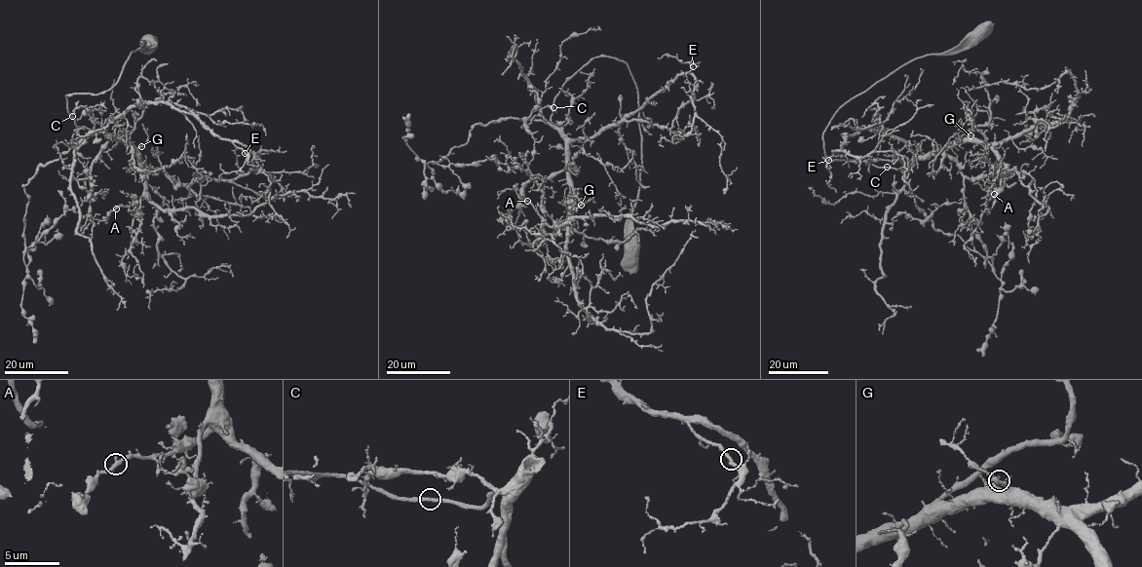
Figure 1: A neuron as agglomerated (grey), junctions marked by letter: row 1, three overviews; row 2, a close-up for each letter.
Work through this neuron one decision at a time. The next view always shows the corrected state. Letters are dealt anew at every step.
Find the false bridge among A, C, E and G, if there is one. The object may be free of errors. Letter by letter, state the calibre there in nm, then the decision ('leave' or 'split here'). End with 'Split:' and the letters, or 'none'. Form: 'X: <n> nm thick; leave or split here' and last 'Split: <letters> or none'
A: 240 nm thick; leave
C: 240 nm thick; leave
E: 240 nm thick; leave
G: 240 nm thick; leave
Split: none

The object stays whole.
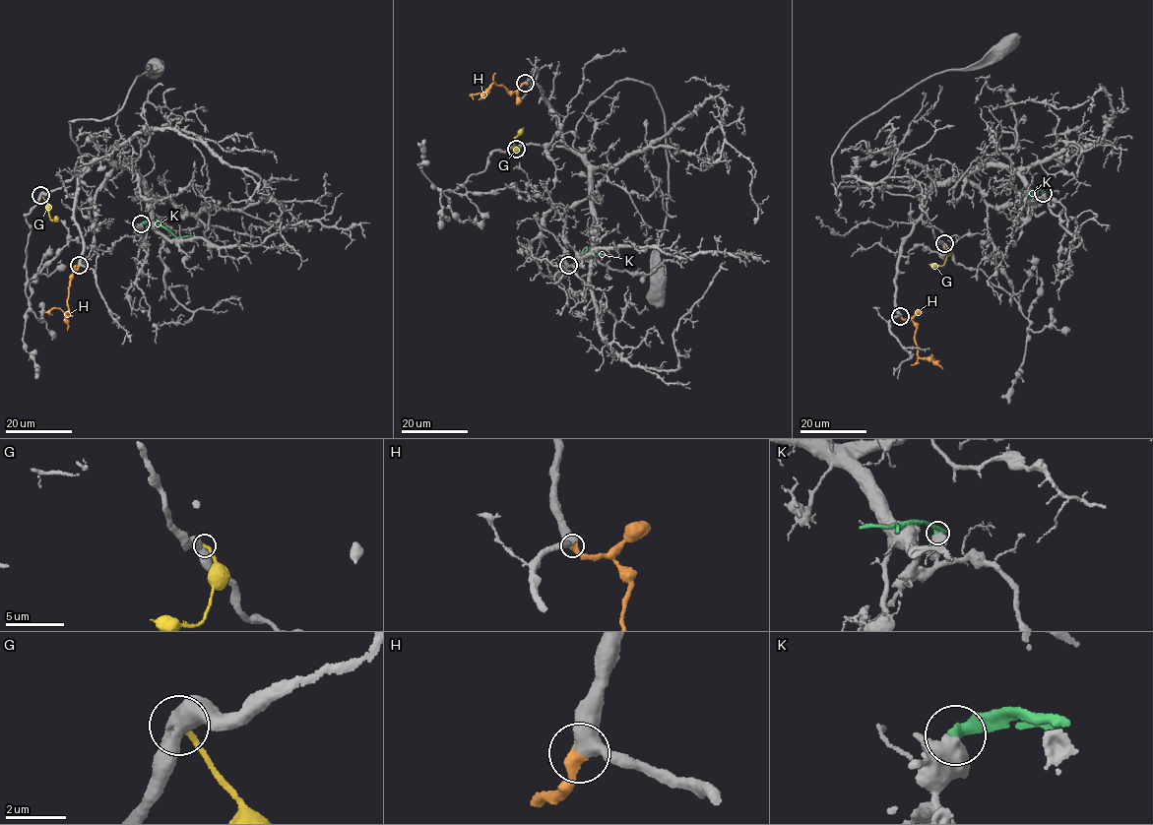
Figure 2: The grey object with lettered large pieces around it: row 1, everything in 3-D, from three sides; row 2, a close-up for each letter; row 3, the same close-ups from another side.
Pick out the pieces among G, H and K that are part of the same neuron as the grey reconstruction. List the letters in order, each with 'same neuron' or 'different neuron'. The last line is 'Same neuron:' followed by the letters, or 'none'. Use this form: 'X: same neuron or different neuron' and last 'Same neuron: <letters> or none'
G: different neuron
H: same neuron
K: different neuron
Same neuron: H

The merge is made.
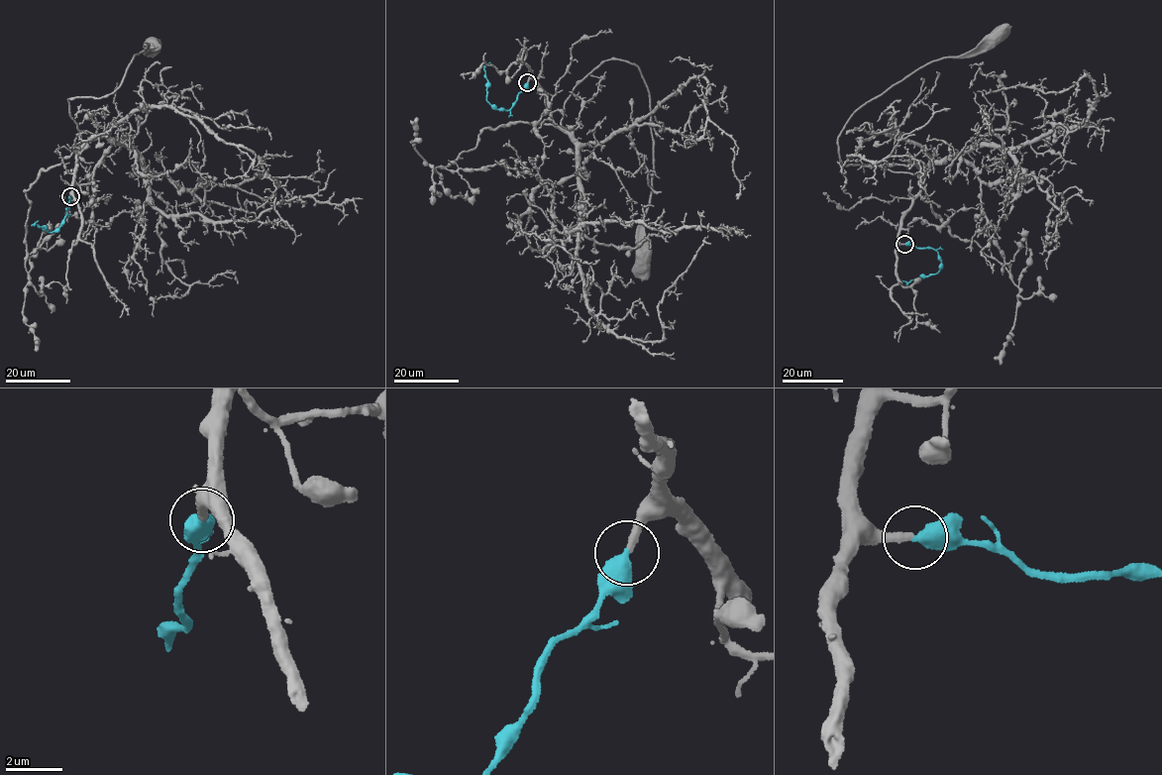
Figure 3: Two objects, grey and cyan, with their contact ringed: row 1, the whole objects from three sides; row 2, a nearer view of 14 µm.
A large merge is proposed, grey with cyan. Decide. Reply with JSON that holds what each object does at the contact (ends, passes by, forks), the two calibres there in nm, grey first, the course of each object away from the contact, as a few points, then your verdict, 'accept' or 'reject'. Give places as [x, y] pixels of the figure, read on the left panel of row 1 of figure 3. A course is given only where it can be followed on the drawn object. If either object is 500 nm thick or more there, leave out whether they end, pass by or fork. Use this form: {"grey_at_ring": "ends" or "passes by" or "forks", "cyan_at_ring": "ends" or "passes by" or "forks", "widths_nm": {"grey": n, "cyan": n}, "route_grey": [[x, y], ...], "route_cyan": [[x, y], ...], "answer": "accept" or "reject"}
{"widths_nm": {"grey": 280, "cyan": 550}, "route_grey": [[70, 196], [76, 157], [94, 135], [76, 128], [68, 99], [110, 94], [153, 45]], "route_cyan": [[70, 196], [69, 208], [58, 228], [49, 232], [34, 224], [38, 221]], "answer": "accept"}

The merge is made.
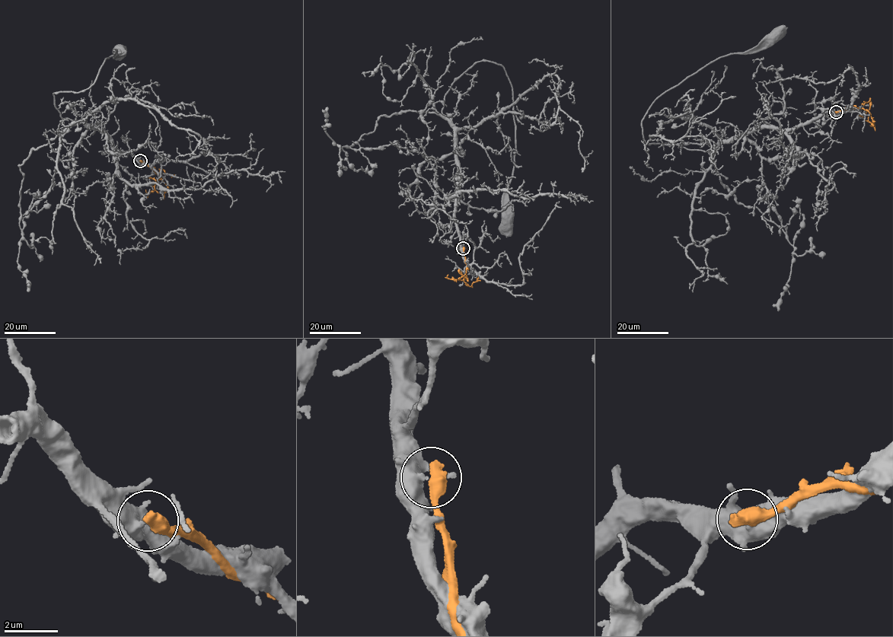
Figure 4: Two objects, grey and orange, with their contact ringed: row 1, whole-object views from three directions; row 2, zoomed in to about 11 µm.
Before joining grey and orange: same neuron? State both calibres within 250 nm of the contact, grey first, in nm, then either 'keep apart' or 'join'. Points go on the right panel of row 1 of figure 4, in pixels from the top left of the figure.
550/600 nm | keep apart

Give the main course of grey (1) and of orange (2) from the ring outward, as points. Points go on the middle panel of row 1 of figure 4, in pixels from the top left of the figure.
1: (463, 248), (454, 211), (456, 142), (441, 108), (454, 82), (486, 60), (504, 68), (513, 96), (507, 224)
2: (463, 248), (467, 276), (464, 281), (470, 286), (478, 277)

